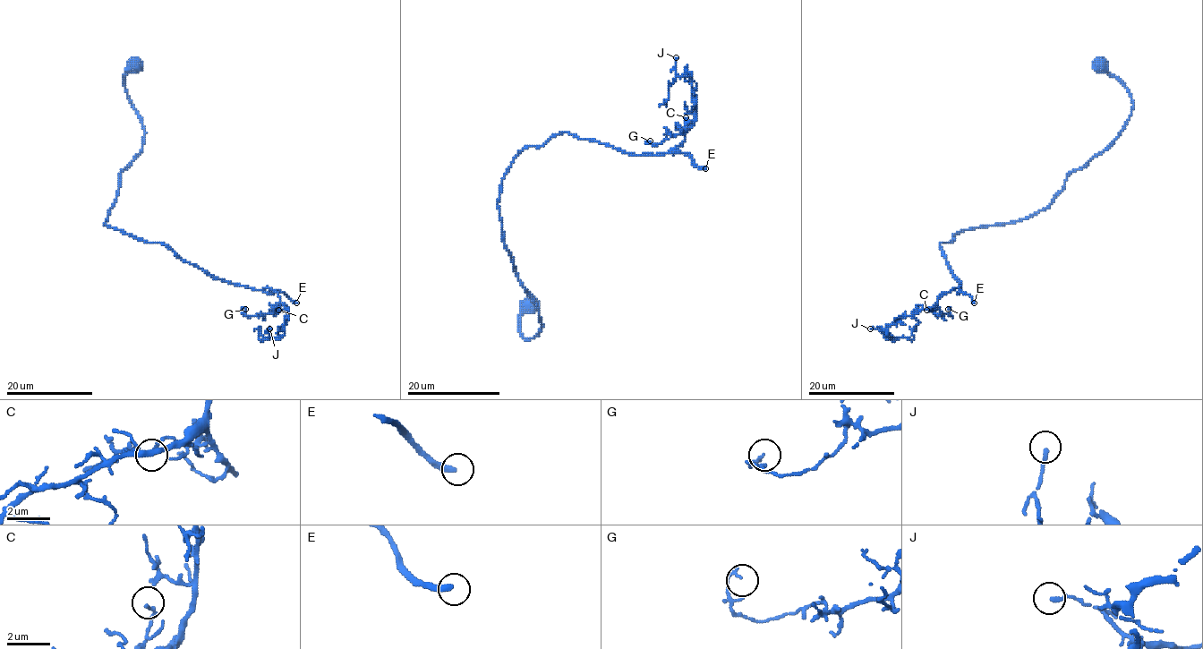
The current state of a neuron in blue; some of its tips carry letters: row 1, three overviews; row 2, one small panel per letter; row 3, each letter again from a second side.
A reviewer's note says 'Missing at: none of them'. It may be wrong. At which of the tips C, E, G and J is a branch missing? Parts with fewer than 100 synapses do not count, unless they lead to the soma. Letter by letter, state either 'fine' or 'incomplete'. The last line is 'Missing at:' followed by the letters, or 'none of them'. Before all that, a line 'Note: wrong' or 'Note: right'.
Note: wrong
C: fine
E: incomplete
G: fine
J: fine
Missing at: E

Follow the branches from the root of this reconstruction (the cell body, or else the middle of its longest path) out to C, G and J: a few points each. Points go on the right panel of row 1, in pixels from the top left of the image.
C: (1099, 64), (1133, 103), (1121, 133), (1074, 170), (1046, 208), (942, 243), (960, 288), (926, 310)
G: (1099, 64), (1131, 100), (1123, 130), (1046, 208), (940, 244), (960, 282), (938, 299), (952, 318), (948, 309)
J: (1099, 64), (1133, 103), (1121, 133), (1046, 208), (942, 243), (959, 289), (902, 316), (887, 337), (870, 328)

